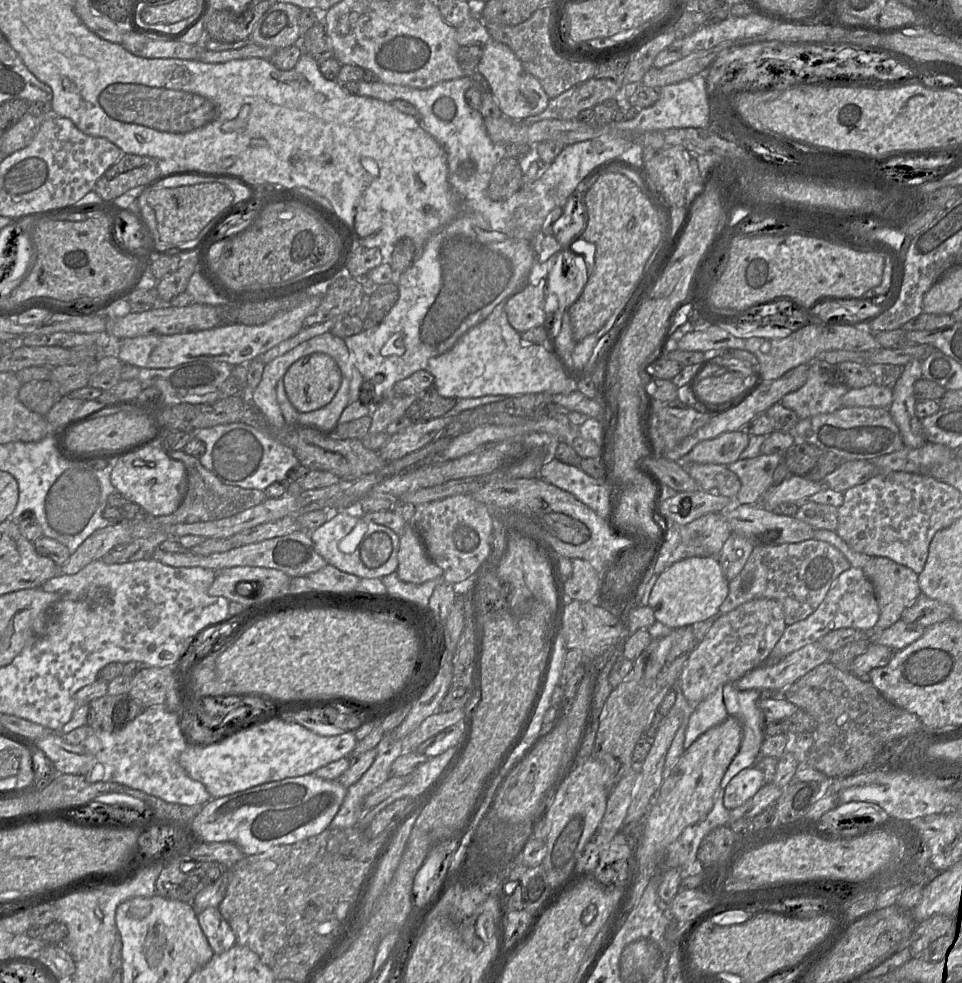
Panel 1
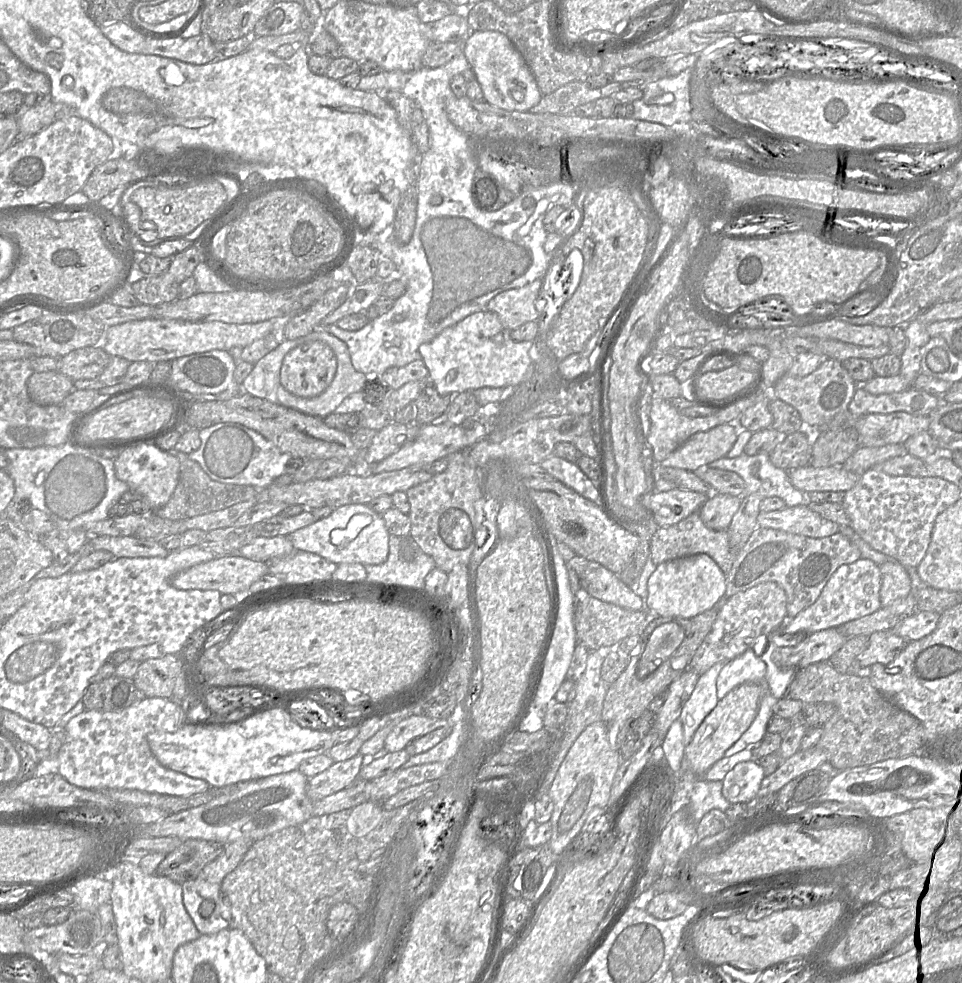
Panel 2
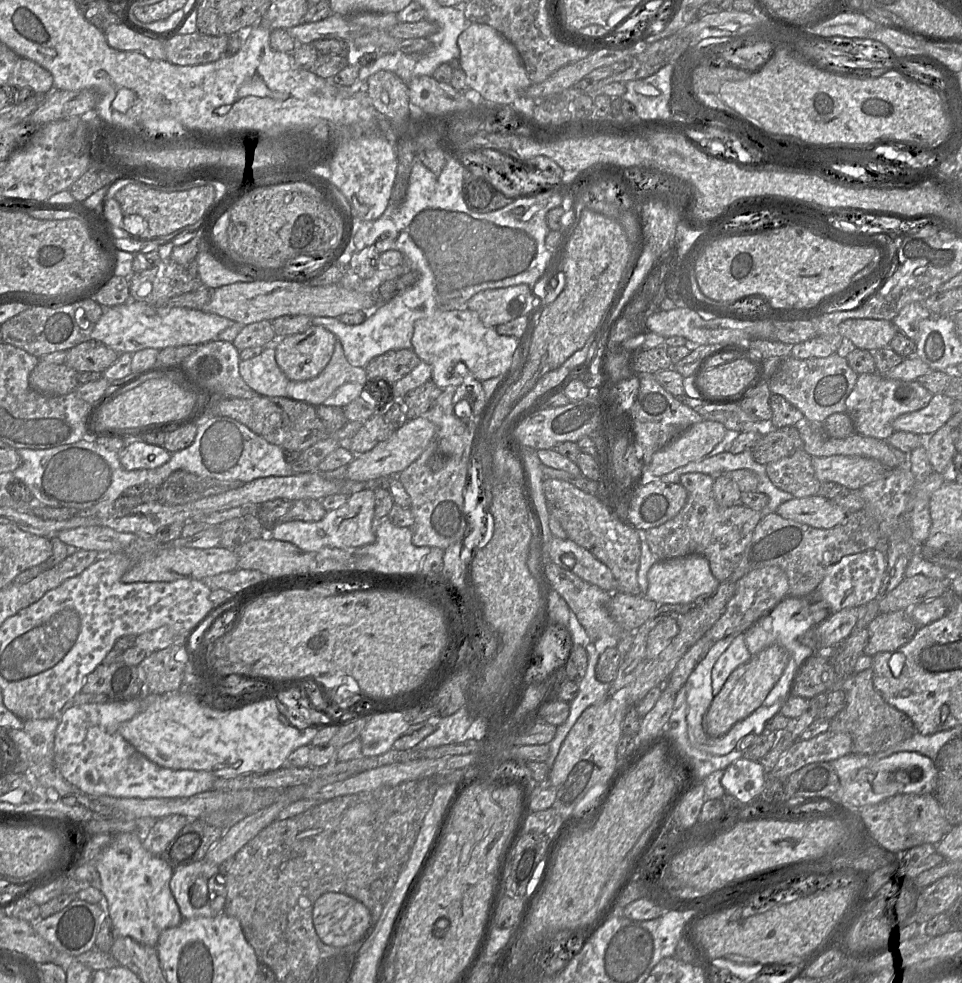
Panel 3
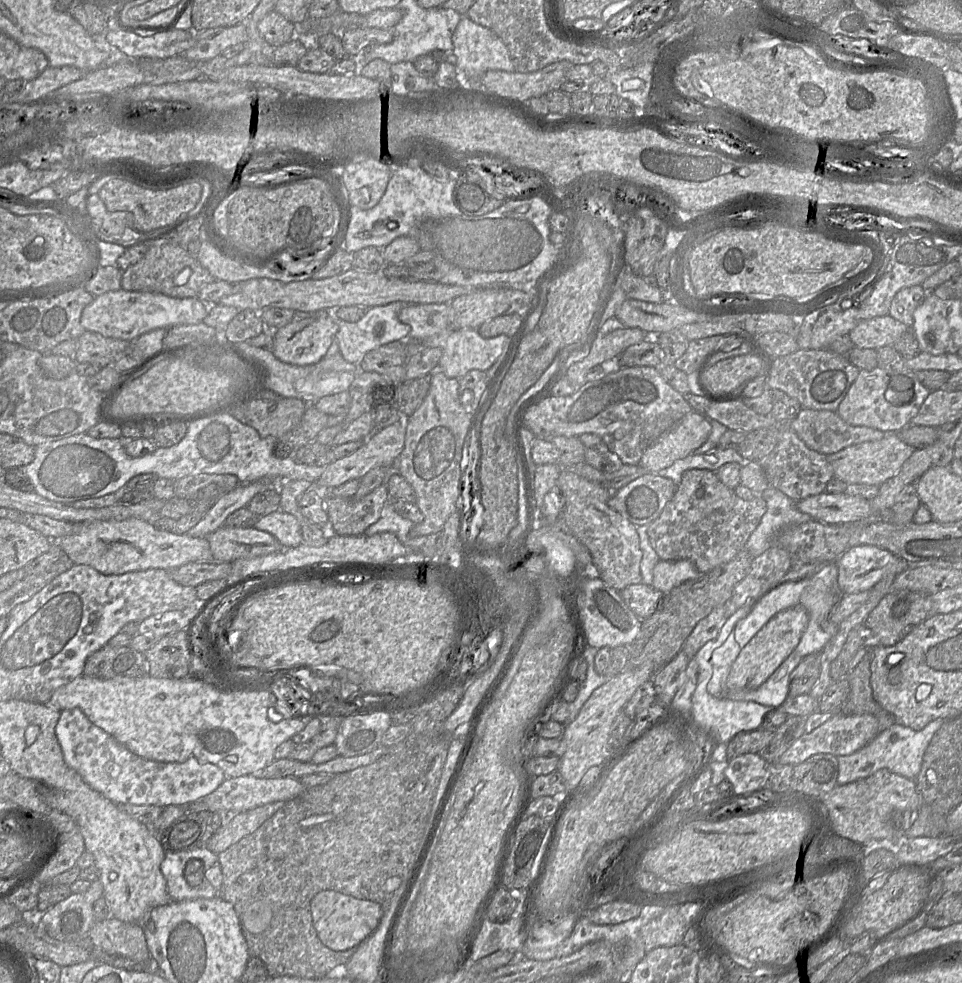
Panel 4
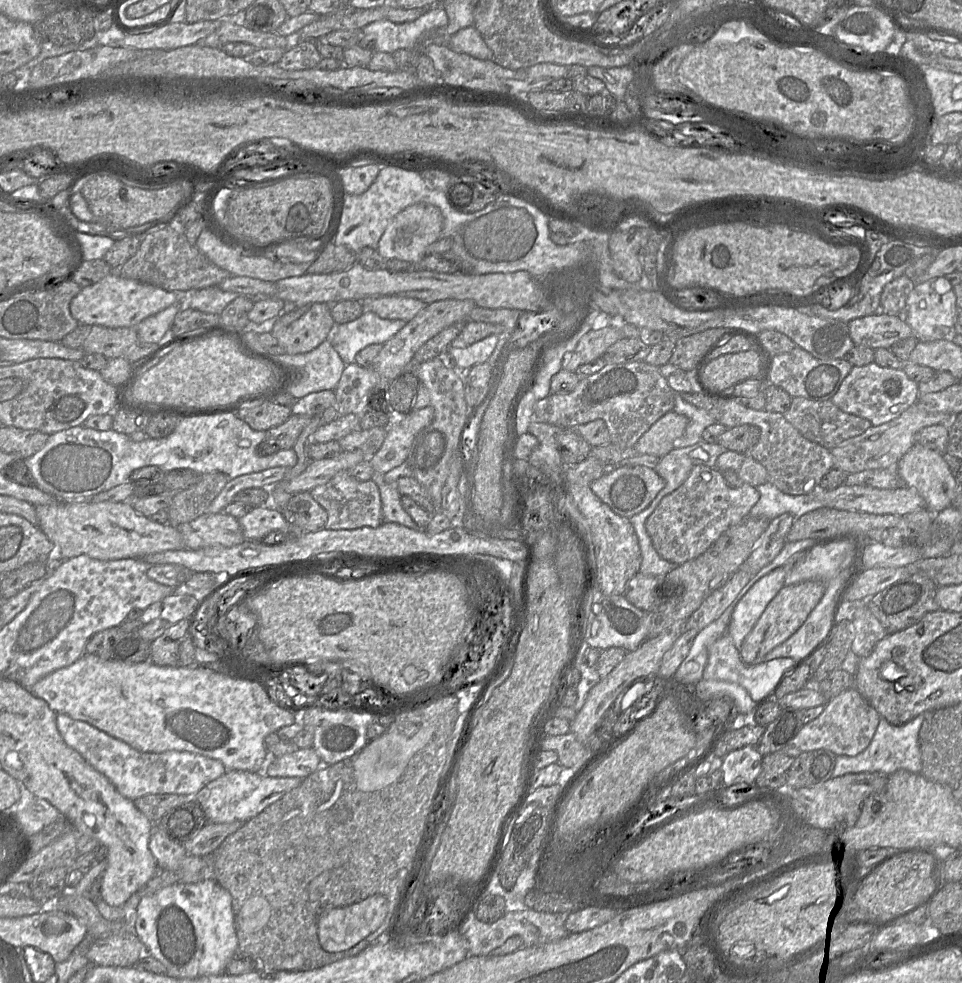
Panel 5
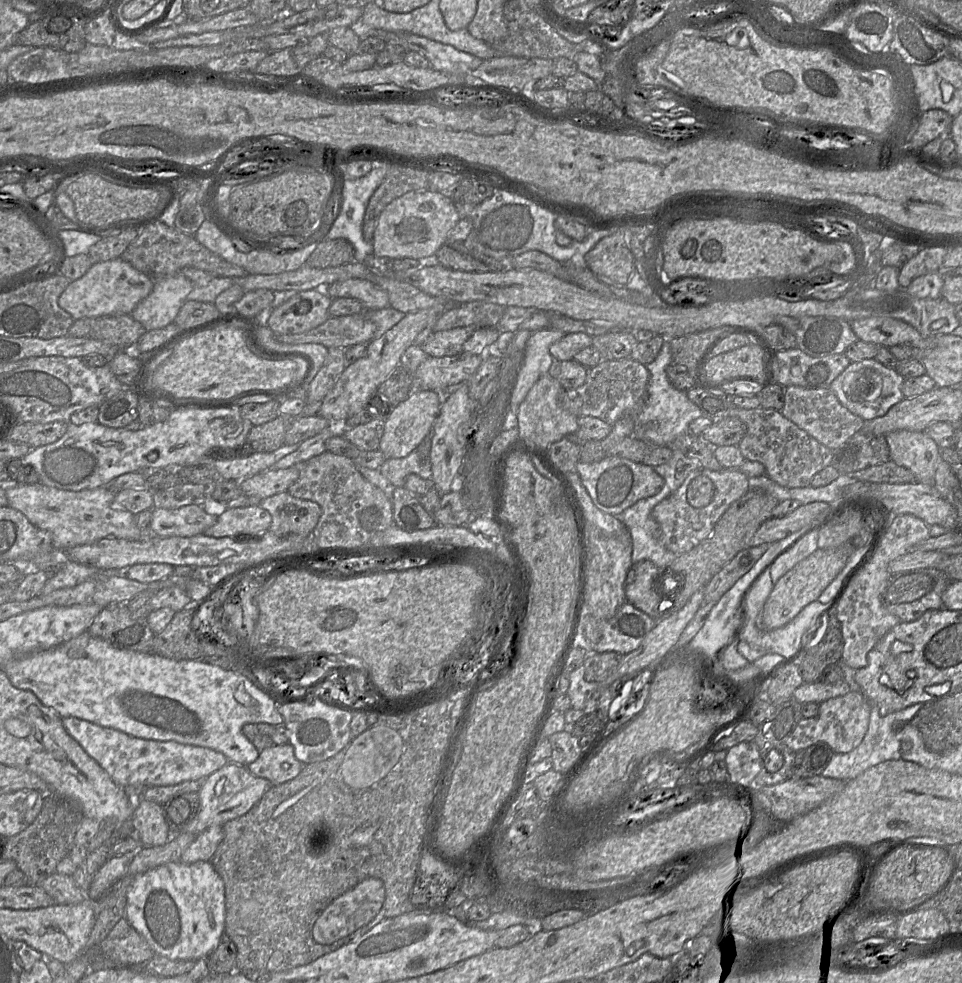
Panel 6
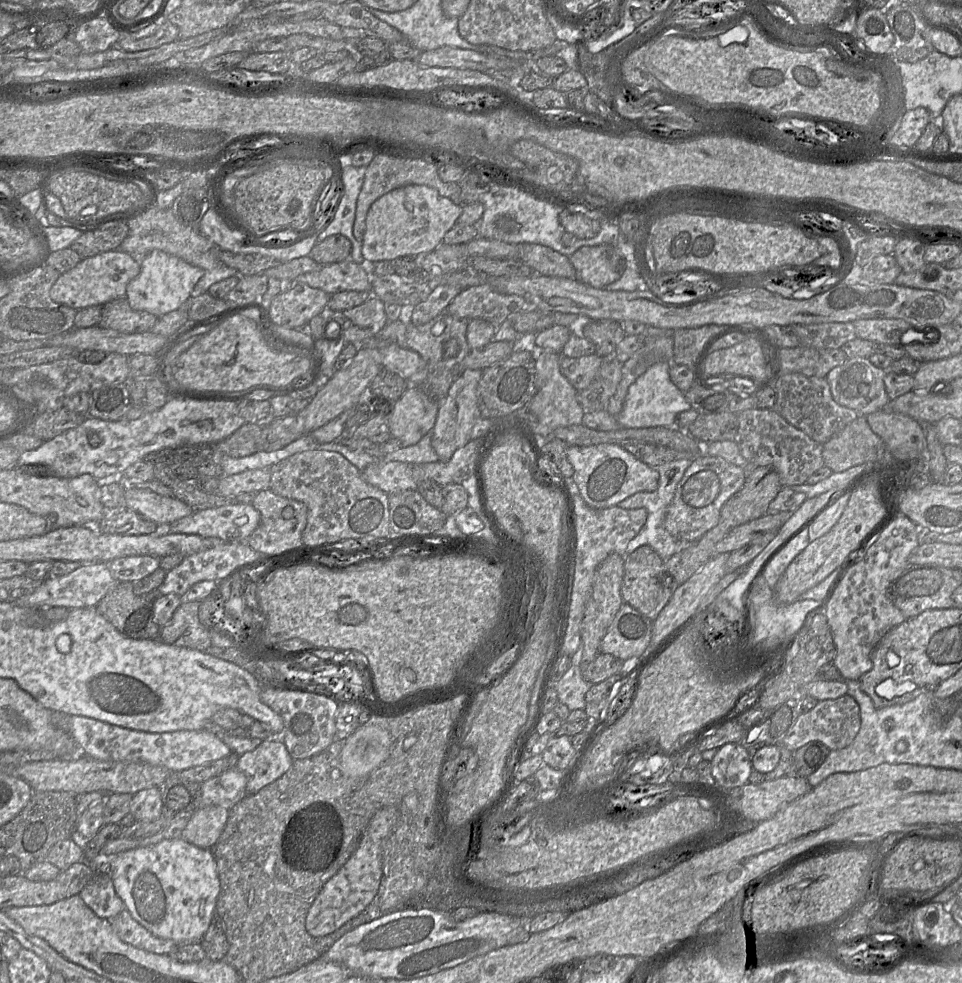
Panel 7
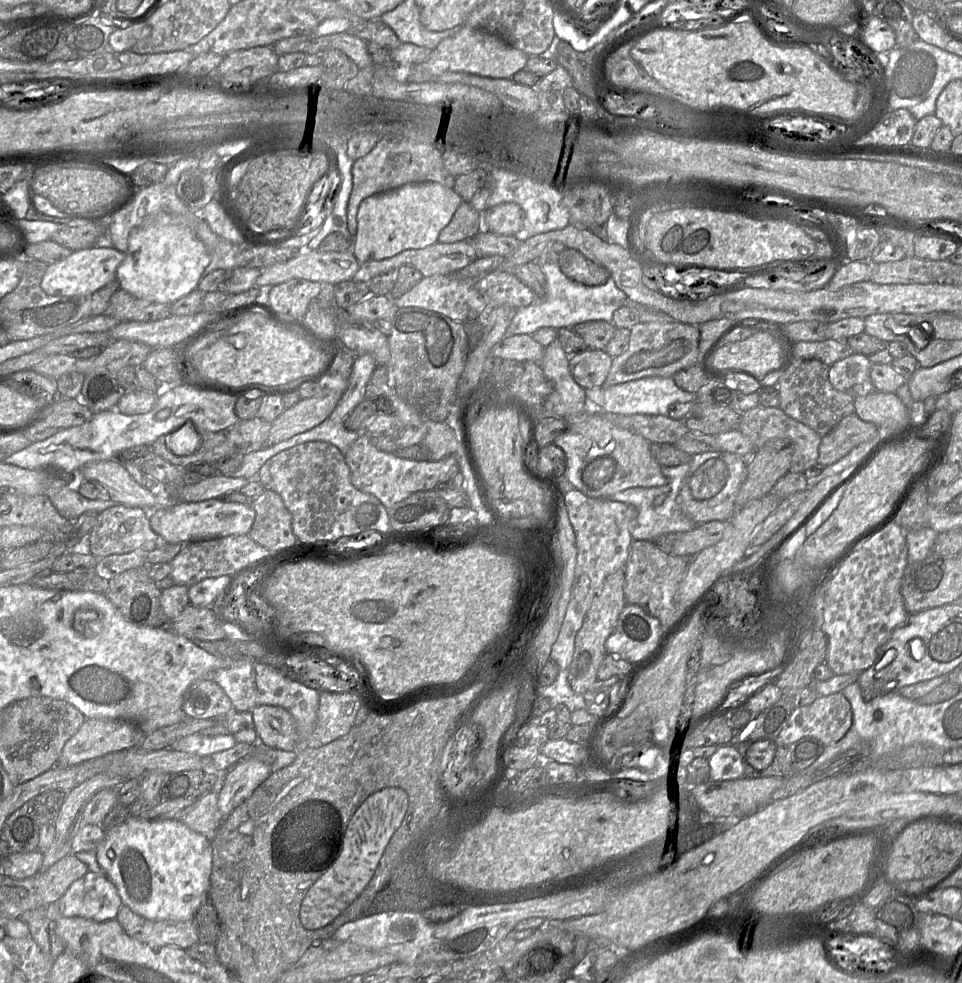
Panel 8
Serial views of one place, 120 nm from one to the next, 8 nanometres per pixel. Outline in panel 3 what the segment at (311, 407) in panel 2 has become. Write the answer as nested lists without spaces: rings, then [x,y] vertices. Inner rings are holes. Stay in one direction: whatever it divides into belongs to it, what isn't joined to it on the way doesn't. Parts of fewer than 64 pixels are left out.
[[[335,343],[332,358],[325,369],[314,379],[290,381],[287,386],[289,398],[304,401],[315,407],[324,402],[343,384],[358,383],[365,386],[369,380],[365,368],[353,366],[341,357],[340,346]]]

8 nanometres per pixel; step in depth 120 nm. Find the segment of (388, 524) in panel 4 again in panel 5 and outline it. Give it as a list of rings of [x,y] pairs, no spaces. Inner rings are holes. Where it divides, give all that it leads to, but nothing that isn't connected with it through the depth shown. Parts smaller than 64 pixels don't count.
[[[376,476],[380,499],[382,504],[382,523],[398,523],[410,529],[421,531],[421,528],[406,513],[401,505],[401,494],[395,487],[395,484],[388,484],[383,480],[383,476]]]

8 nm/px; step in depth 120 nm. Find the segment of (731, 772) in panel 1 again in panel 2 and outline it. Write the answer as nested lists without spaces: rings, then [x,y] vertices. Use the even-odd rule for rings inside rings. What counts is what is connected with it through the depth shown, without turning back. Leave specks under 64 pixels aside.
[[[769,695],[762,698],[758,713],[751,723],[749,728],[742,734],[742,736],[726,750],[724,757],[730,757],[744,749],[746,751],[742,752],[741,756],[735,758],[730,763],[730,770],[732,770],[738,763],[745,762],[754,759],[753,748],[756,747],[766,735],[767,727],[774,716],[773,706],[778,702],[778,700],[773,699]]]

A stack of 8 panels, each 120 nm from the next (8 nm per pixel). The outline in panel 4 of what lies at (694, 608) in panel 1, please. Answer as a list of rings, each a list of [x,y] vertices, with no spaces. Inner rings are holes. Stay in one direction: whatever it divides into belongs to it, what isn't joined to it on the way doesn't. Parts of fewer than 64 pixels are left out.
[[[660,560],[653,569],[652,586],[668,594],[673,588],[686,581],[699,579],[700,576],[690,560]]]

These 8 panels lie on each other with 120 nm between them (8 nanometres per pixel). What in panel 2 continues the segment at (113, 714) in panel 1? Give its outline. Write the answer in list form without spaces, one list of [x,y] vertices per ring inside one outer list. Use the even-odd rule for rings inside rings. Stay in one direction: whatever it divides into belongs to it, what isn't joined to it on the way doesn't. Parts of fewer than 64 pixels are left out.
[[[113,675],[89,684],[81,701],[85,710],[116,711],[138,703],[145,697],[133,679]]]

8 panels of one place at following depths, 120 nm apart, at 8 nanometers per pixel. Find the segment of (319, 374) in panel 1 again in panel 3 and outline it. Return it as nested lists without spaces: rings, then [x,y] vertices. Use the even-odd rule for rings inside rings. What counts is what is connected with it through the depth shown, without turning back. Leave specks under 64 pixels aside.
[[[311,325],[306,331],[279,337],[275,358],[279,368],[291,381],[307,381],[316,378],[330,362],[337,337],[321,325]]]

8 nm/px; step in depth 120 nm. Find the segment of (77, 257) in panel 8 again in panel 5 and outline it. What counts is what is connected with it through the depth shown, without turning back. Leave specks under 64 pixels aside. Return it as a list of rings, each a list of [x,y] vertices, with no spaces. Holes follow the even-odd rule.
[[[113,271],[100,281],[83,287],[70,302],[70,313],[79,323],[107,328],[135,328],[141,321],[179,303],[179,293],[121,277]]]

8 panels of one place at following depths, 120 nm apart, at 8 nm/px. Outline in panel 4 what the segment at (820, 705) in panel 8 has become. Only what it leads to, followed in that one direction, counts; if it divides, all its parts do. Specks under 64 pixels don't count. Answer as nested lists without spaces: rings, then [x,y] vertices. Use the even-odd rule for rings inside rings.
[[[836,712],[825,723],[798,738],[780,757],[779,762],[795,766],[815,754],[825,753],[837,757],[850,755],[870,743],[879,732],[879,722],[871,714],[845,715],[841,712]]]

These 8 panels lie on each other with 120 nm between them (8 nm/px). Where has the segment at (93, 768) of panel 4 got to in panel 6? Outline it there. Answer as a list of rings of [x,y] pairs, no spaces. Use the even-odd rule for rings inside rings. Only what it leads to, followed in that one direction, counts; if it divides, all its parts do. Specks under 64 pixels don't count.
[[[76,717],[62,718],[61,721],[68,734],[120,787],[145,789],[206,779],[228,763],[224,754],[210,748],[176,741],[136,738],[119,730],[102,727]]]

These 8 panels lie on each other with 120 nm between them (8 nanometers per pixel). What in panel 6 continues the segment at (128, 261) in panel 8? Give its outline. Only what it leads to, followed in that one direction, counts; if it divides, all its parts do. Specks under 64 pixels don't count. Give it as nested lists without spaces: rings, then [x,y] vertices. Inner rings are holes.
[[[181,273],[154,279],[151,293],[131,313],[146,331],[166,327],[174,322],[180,308],[192,291],[192,282]]]

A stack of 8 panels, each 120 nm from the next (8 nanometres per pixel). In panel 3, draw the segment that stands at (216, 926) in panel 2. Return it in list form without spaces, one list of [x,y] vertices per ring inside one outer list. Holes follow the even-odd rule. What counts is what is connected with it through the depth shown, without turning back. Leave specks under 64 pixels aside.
[[[205,859],[173,869],[170,889],[183,919],[212,918],[224,911],[223,889],[220,892],[222,897],[218,898],[218,894],[214,892],[214,887],[218,885],[215,880],[218,873],[219,866]]]

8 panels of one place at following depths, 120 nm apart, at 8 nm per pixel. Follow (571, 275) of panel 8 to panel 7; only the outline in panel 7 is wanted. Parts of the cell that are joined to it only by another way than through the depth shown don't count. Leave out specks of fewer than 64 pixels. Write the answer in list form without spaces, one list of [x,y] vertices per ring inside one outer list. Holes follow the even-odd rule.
[[[609,244],[583,246],[569,257],[576,279],[594,288],[604,289],[617,281],[626,269],[626,260]]]

